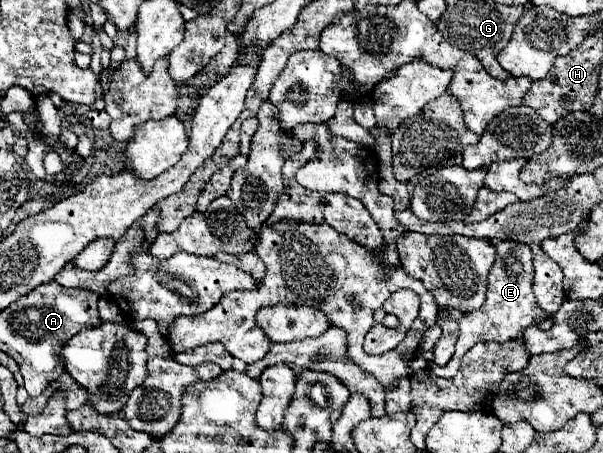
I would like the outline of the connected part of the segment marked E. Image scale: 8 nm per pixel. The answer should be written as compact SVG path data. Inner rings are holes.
M498 242L496 254L498 254L496 262L488 274L486 302L478 310L466 312L460 318L460 336L456 342L456 352L454 352L452 360L446 366L436 366L436 364L430 366L430 370L436 376L452 378L460 368L462 356L478 342L516 340L528 326L534 326L538 320L548 316L548 314L544 314L544 310L540 310L540 306L536 304L536 298L532 294L532 254L530 254L528 246L520 246L520 242Z

